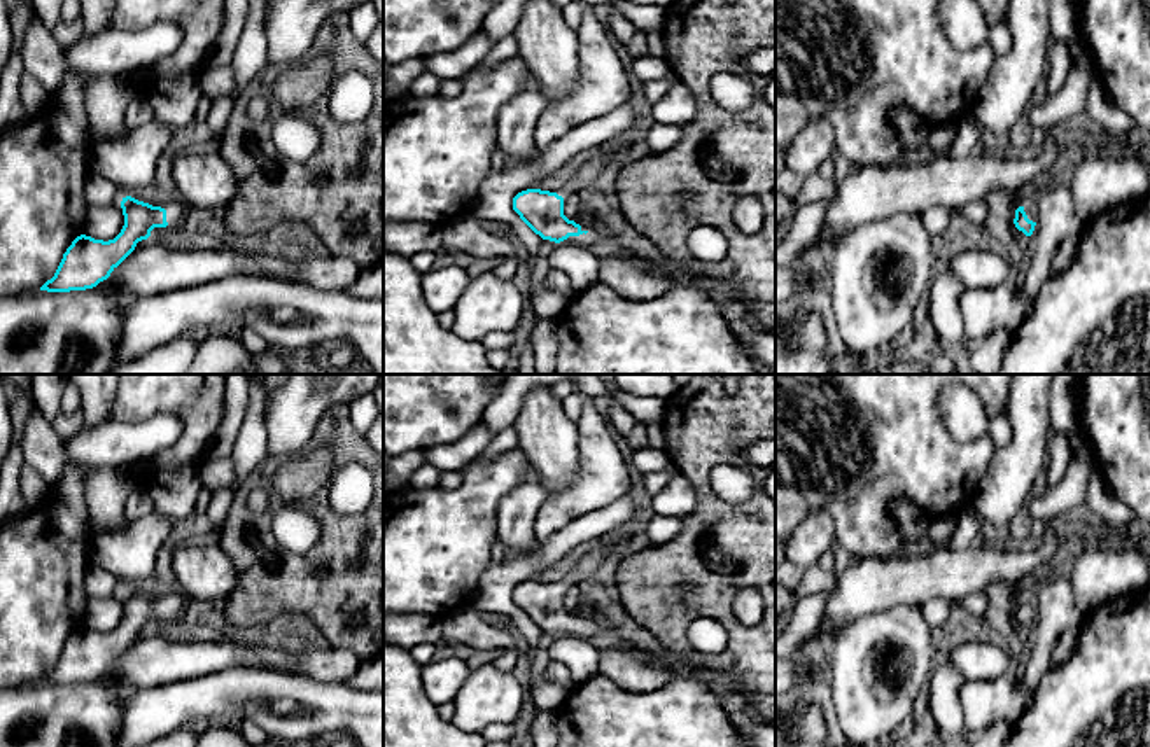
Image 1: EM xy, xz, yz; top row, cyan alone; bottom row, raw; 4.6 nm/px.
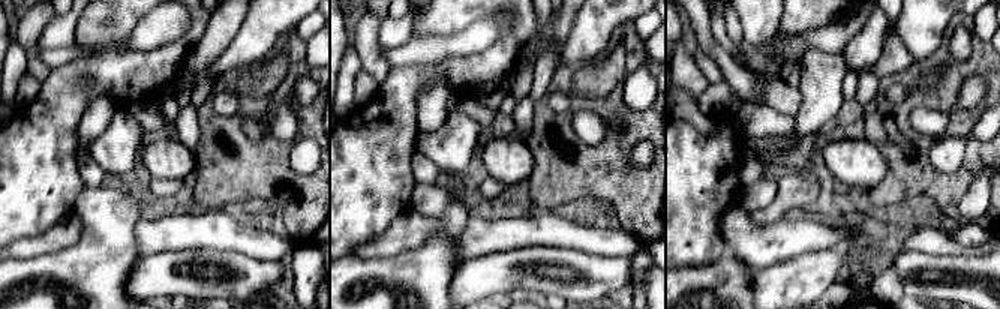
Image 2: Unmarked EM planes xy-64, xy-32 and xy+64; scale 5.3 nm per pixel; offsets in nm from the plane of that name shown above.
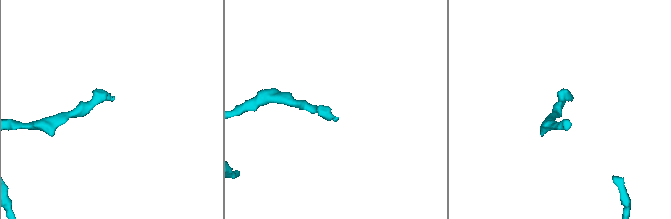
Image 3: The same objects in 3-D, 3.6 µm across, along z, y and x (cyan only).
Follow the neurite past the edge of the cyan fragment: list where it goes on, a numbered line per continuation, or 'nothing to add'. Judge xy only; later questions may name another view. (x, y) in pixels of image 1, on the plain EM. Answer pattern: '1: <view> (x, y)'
1: xy (174, 604)

